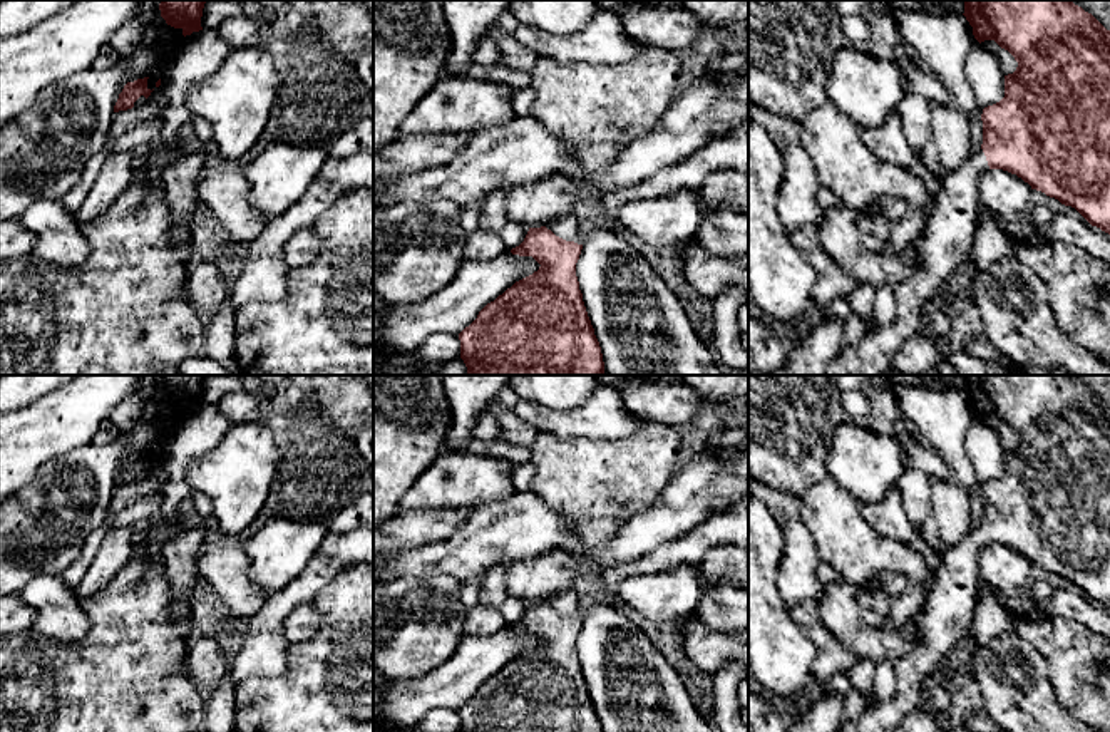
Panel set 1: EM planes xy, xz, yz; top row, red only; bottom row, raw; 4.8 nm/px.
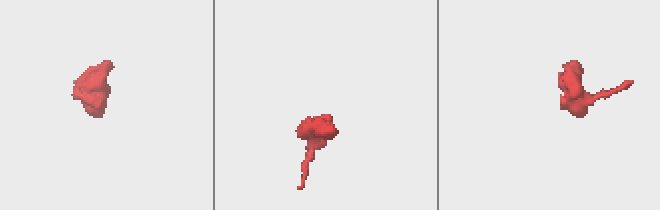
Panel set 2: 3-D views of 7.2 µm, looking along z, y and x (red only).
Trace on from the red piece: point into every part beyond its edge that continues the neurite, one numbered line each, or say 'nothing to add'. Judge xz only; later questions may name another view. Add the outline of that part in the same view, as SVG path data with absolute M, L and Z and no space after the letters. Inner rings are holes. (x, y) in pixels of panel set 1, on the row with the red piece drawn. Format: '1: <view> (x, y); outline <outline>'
1: xz (568, 226); outline M569 211L546 224L556 236L583 245L586 228L581 224L574 211Z

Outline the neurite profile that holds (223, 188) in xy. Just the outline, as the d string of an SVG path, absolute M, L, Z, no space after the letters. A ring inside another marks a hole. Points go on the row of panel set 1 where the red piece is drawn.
M241 162L206 166L196 183L204 204L229 231L234 245L249 245L268 221L253 208Z

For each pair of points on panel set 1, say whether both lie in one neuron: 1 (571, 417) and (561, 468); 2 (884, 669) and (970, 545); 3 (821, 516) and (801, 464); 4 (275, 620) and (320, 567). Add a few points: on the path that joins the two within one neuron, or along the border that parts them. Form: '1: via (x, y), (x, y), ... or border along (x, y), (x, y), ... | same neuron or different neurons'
1: border along (538, 431), (560, 438), (608, 438) | different neurons
2: border along (894, 664), (894, 694), (886, 701), (878, 701) | different neurons
3: border along (826, 474), (801, 498) | different neurons
4: via (282, 607), (308, 580) | same neuron

